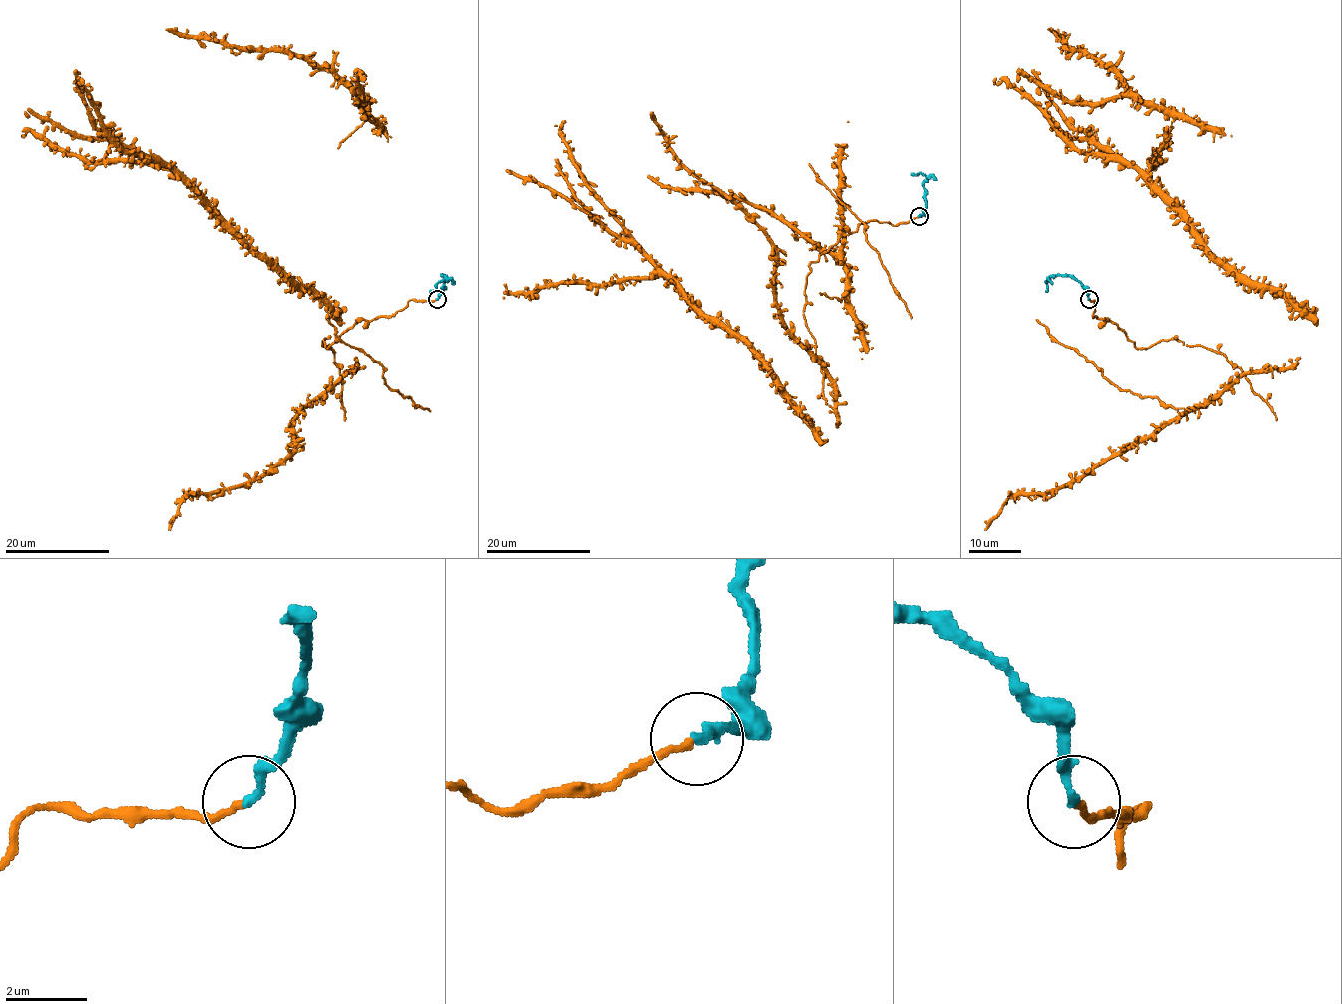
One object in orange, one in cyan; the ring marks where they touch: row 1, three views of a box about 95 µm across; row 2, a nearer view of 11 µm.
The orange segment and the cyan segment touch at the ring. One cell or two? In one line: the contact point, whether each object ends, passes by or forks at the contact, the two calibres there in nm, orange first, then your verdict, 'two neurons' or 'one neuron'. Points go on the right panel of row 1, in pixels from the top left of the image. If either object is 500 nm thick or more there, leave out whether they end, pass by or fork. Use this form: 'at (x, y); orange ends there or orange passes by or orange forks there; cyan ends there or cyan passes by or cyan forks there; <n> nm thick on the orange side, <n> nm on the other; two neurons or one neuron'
at (1089, 299); orange ends there; cyan ends there; 160 nm thick on the orange side, 220 nm on the other; one neuron

